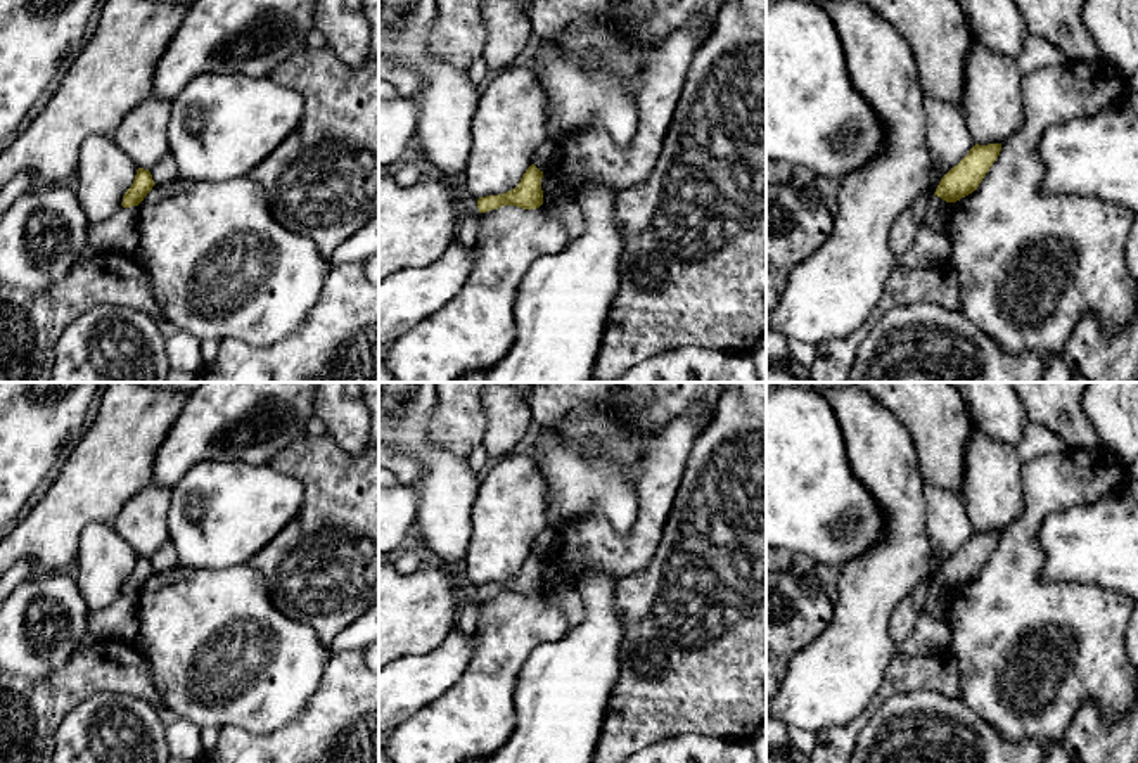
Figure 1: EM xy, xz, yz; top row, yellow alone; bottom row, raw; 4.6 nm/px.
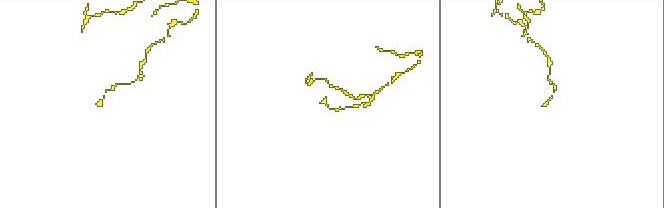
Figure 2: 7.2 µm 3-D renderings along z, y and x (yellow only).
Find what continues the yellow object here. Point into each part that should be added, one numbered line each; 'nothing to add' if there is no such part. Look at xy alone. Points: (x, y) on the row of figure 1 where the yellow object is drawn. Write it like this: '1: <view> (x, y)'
nothing to add

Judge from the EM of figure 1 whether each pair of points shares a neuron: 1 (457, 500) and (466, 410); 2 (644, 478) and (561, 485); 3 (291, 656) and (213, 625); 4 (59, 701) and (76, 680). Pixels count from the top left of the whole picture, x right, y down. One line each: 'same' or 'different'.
1: different
2: different
3: same
4: same

